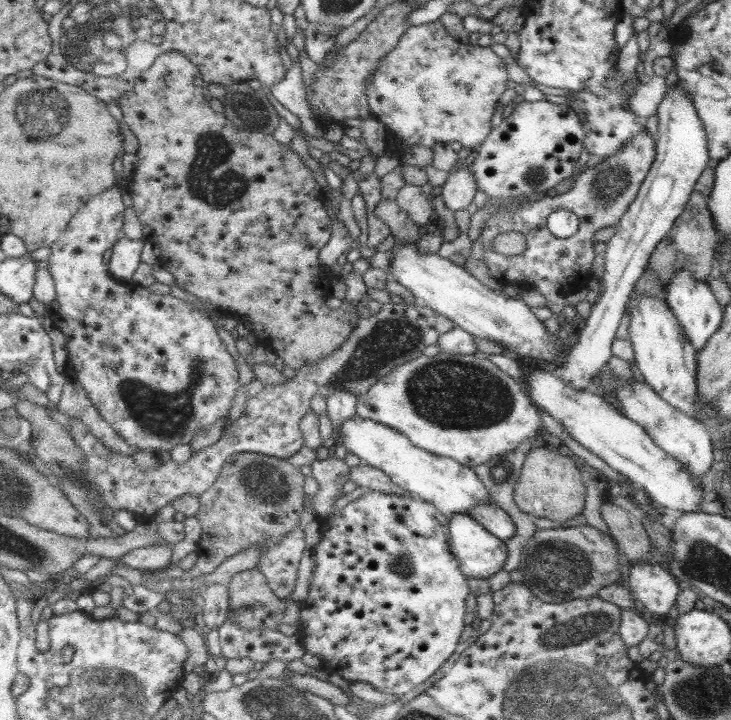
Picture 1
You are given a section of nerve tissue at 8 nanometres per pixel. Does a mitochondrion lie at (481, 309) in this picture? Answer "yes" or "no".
no

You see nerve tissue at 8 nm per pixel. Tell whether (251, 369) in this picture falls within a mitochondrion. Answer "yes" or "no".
no

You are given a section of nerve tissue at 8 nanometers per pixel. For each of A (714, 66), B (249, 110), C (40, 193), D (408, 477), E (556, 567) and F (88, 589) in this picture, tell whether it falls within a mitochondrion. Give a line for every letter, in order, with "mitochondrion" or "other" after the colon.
A: other
B: mitochondrion
C: other
D: other
E: mitochondrion
F: other

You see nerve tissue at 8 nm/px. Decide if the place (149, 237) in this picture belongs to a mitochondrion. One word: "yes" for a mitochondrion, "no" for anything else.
no

